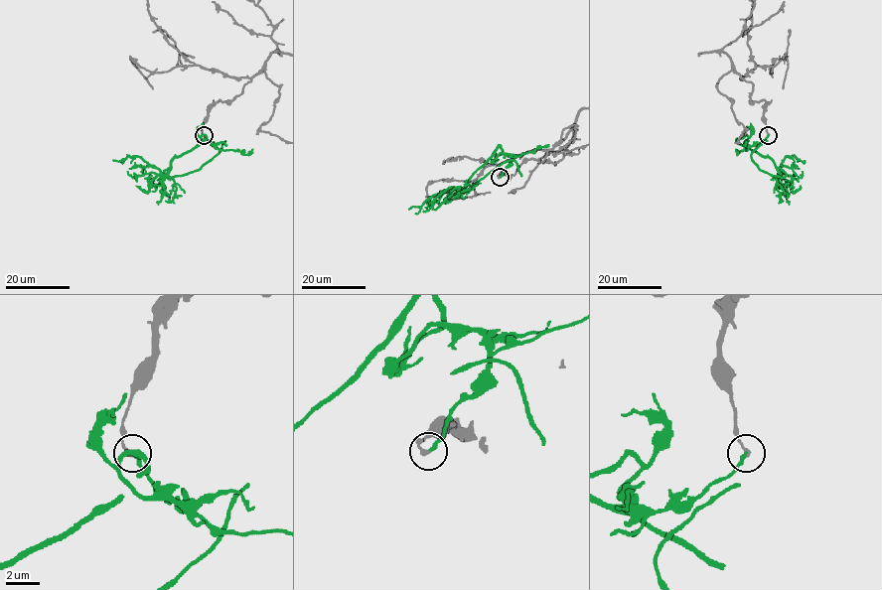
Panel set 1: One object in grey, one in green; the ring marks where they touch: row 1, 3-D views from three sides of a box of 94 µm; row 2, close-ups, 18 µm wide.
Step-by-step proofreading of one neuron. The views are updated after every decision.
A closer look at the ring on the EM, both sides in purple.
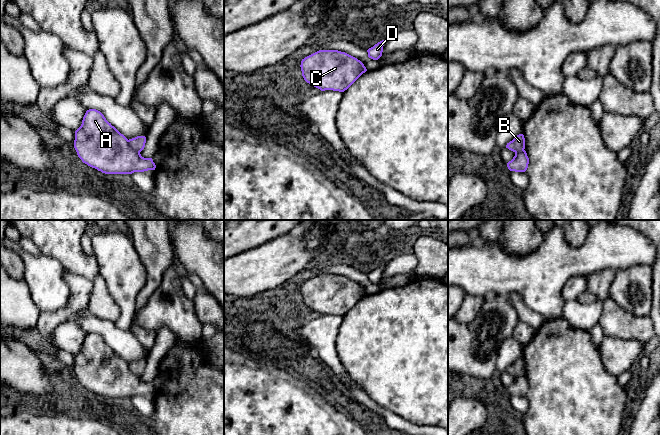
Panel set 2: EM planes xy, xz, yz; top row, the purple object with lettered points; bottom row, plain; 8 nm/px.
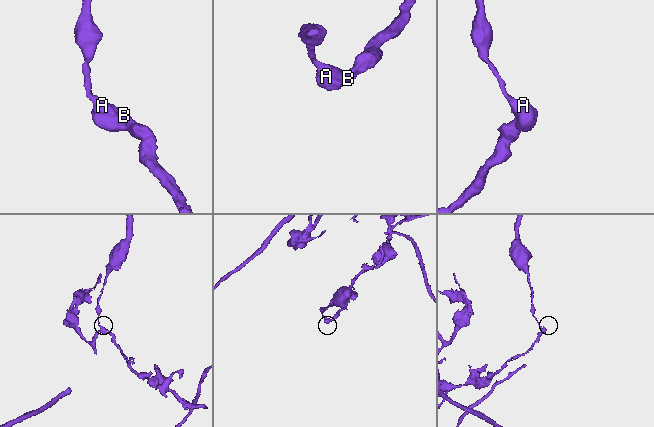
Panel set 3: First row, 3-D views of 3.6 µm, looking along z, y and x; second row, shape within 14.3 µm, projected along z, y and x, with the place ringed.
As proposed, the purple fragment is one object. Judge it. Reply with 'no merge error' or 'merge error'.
merge error

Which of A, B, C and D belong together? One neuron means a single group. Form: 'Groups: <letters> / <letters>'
Groups: A C / B D

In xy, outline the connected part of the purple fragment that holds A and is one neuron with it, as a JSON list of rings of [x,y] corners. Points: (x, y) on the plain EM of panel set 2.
[[[96,333],[86,335],[81,350],[75,355],[74,372],[83,387],[105,398],[132,398],[156,392],[152,382],[144,382],[135,375],[128,363]]]

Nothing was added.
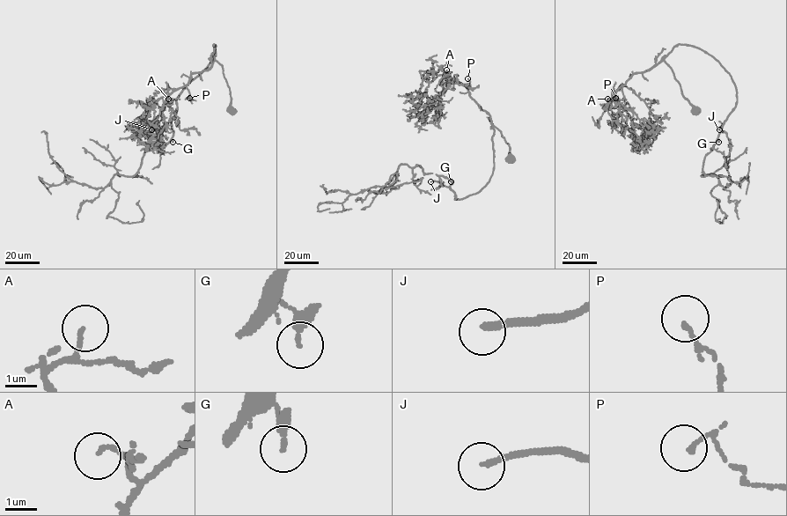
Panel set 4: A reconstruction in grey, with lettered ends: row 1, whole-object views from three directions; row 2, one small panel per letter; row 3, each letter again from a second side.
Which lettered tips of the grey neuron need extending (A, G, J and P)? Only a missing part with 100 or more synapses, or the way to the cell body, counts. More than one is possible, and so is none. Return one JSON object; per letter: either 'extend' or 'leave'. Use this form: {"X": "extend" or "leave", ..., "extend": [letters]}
{"A": "leave", "G": "leave", "J": "extend", "P": "leave", "extend": ["J"]}

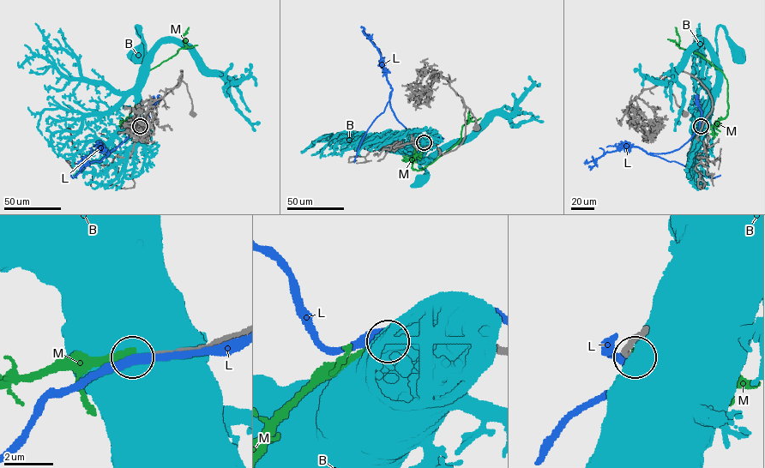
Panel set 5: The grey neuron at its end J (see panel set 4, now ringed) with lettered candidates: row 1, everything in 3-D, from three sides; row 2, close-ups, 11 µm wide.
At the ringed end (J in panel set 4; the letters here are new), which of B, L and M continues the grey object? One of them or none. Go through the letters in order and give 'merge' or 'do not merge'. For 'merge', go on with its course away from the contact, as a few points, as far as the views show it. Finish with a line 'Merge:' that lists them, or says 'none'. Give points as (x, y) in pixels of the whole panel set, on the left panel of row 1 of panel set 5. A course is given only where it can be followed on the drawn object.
B: do not merge
L: do not merge
M: do not merge
Merge: none

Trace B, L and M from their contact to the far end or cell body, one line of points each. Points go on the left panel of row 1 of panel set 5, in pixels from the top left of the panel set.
B: (141, 126), (141, 97), (136, 90)
L: (141, 126), (106, 153), (108, 154), (100, 161), (89, 164), (74, 177), (70, 175)
M: (140, 126), (132, 128), (129, 123), (138, 98), (139, 81), (145, 73), (186, 46), (183, 36), (189, 27)

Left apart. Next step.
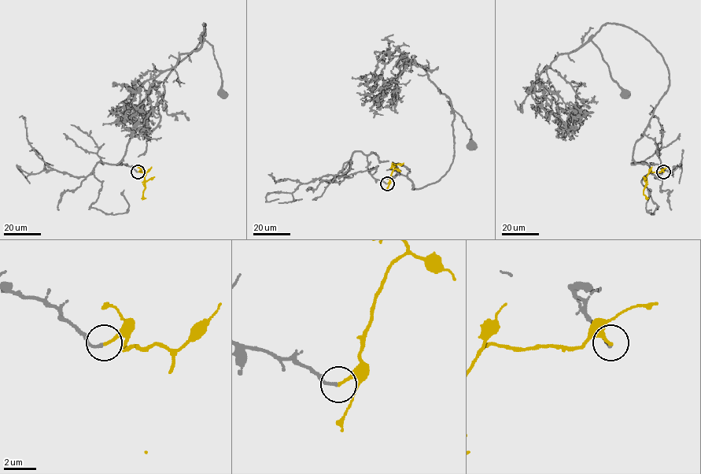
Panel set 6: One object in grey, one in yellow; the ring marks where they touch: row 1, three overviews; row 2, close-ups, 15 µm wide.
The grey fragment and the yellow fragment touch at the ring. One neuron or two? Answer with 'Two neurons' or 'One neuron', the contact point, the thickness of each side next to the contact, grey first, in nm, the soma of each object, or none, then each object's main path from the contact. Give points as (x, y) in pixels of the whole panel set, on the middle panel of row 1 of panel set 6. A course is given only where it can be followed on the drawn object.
One neuron. Place: (387, 183). Thickness 180 nm (grey) against 170 nm. Soma of grey: (471, 144). Soma of yellow: none. Course of grey: (387, 183), (370, 173), (372, 152), (409, 171), (412, 189), (437, 182), (448, 169), (454, 111), (472, 143). Course of yellow: (387, 183), (395, 168), (392, 163), (395, 166)

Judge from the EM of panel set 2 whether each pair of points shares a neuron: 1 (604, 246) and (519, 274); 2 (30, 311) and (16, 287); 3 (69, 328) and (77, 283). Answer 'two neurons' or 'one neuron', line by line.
1: one neuron
2: one neuron
3: two neurons

